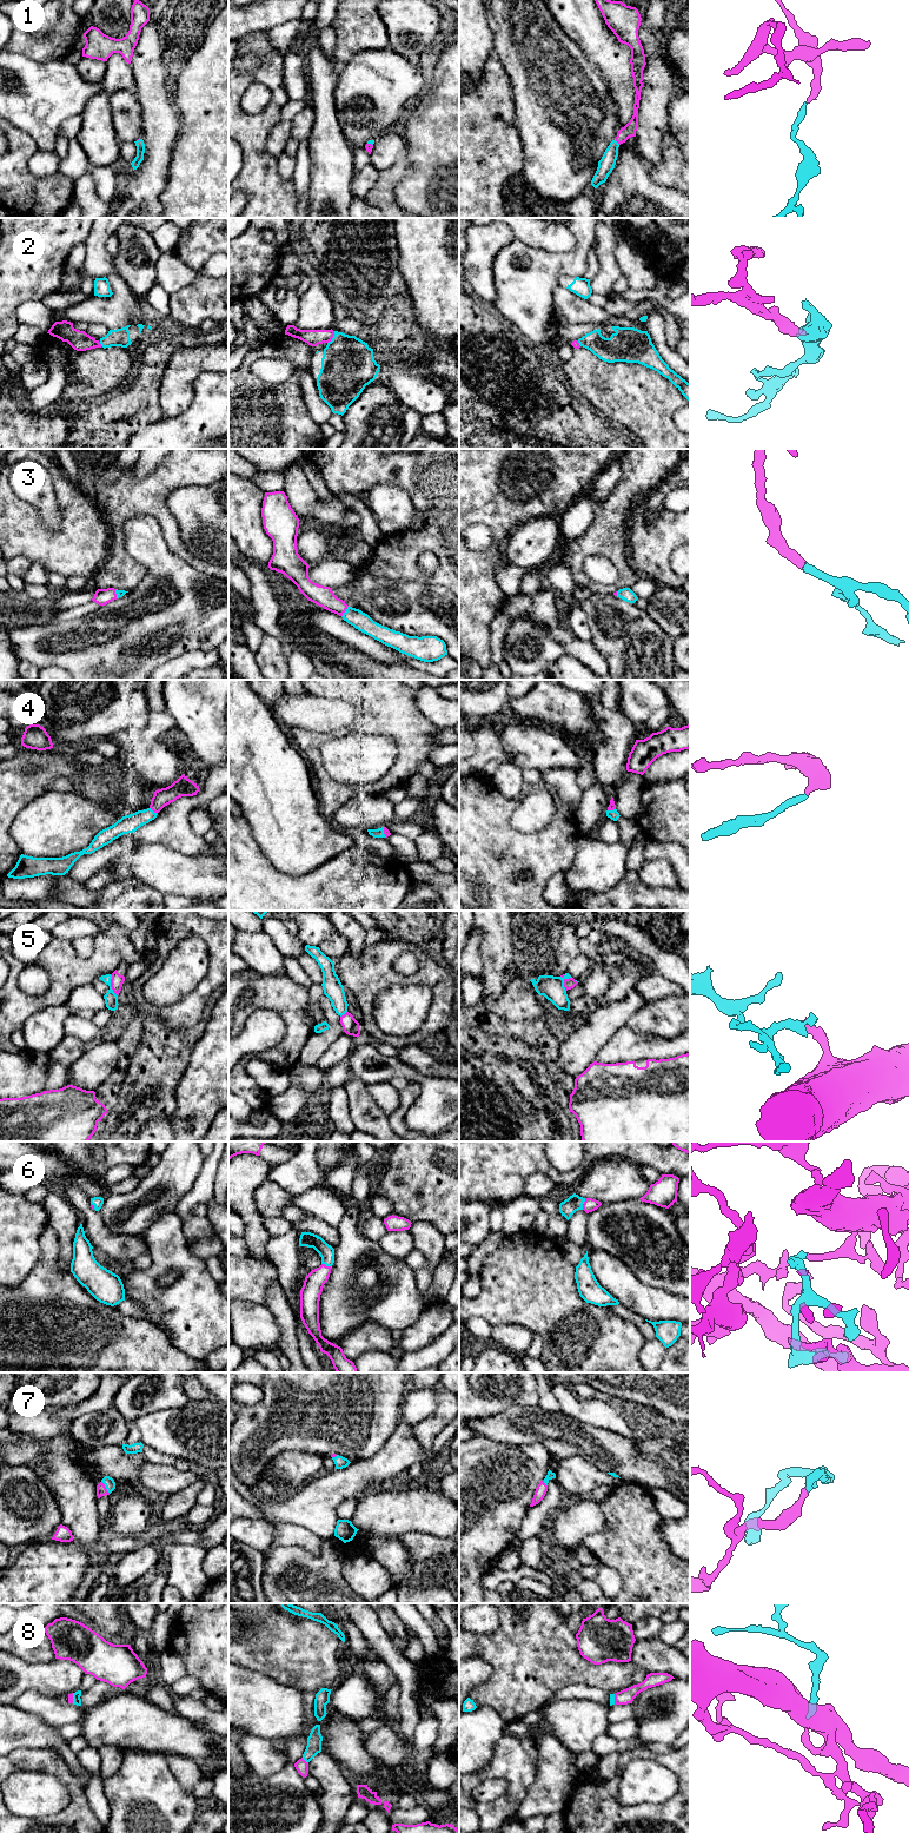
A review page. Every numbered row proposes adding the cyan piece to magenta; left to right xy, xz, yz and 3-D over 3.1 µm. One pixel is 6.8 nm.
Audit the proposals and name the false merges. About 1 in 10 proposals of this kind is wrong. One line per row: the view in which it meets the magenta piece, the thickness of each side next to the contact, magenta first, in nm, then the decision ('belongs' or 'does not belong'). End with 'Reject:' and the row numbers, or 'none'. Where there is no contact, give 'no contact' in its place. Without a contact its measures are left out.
1: meets magenta in yz; 90 nm thick on the magenta side, 110 nm on the other; belongs
2: meets magenta in xz; 110 nm thick on the magenta side, 360 nm on the other; belongs
3: meets magenta in xz; 140 nm thick on the magenta side, 120 nm on the other; belongs
4: meets magenta in xy; 120 nm thick on the magenta side, 130 nm on the other; belongs
5: meets magenta in yz; 70 nm thick on the magenta side, 160 nm on the other; does not belong
6: meets magenta in yz; 90 nm thick on the magenta side, 110 nm on the other; belongs
7: meets magenta in xy; 70 nm thick on the magenta side, 70 nm on the other; belongs
8: meets magenta in xz; 90 nm thick on the magenta side, 100 nm on the other; belongs
Reject: 5

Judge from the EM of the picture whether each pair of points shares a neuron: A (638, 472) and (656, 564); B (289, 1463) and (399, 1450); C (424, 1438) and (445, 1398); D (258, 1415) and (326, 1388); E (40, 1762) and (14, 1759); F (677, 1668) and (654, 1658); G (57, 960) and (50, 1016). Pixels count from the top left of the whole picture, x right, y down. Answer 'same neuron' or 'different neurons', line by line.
A: different neurons
B: different neurons
C: same neuron
D: same neuron
E: same neuron
F: same neuron
G: different neurons

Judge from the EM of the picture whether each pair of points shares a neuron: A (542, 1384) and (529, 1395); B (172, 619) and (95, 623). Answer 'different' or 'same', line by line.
A: different
B: same

